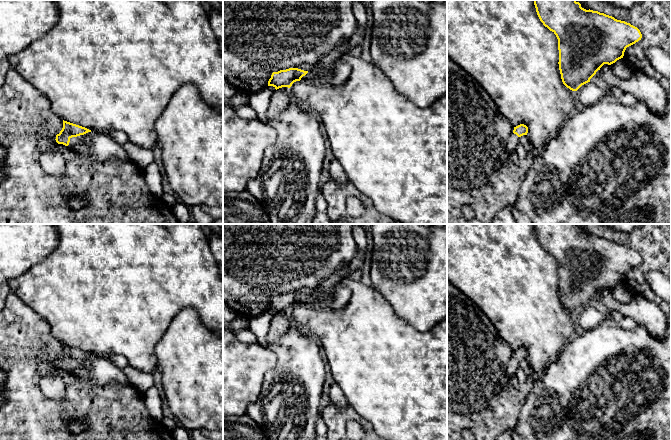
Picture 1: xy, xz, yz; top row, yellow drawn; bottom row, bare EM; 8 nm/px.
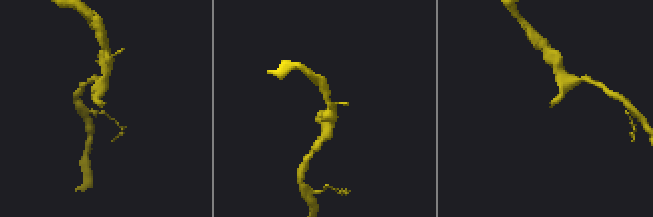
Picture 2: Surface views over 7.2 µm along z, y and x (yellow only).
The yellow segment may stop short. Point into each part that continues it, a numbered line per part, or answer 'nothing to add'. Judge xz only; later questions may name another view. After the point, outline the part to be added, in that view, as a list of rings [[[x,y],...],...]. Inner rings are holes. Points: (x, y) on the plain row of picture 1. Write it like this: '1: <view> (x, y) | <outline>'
1: xz (324, 294) | [[[300,288],[297,290],[297,292],[330,301],[332,301],[334,298],[333,290],[319,290],[318,288]]]

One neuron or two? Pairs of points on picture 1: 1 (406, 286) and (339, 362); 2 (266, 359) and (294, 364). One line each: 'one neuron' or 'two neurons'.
1: two neurons
2: two neurons

